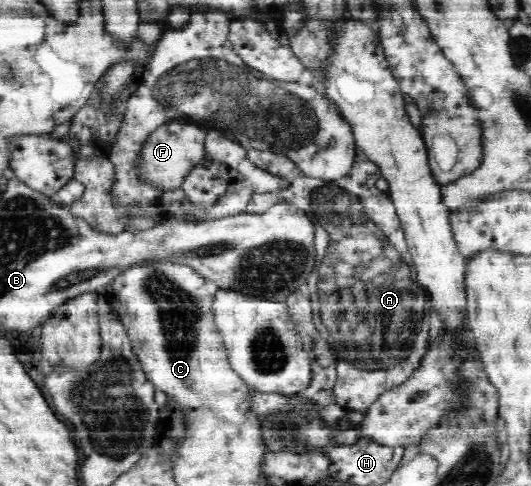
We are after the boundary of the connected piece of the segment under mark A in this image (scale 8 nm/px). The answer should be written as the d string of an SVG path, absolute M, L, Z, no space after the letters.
M247 149L247 152L251 162L284 182L289 189L254 193L246 211L261 214L273 204L285 201L301 209L315 227L316 263L306 280L309 290L305 290L305 294L309 294L309 302L313 302L312 322L321 334L325 334L325 342L329 342L329 350L333 350L337 362L339 380L334 386L337 404L347 411L367 412L381 398L381 394L404 385L420 370L425 358L428 358L430 343L434 342L436 334L429 291L415 280L414 256L409 252L397 207L390 194L379 190L375 184L382 176L380 168L356 152L355 163L345 176L325 181L307 176L286 155L259 149Z

